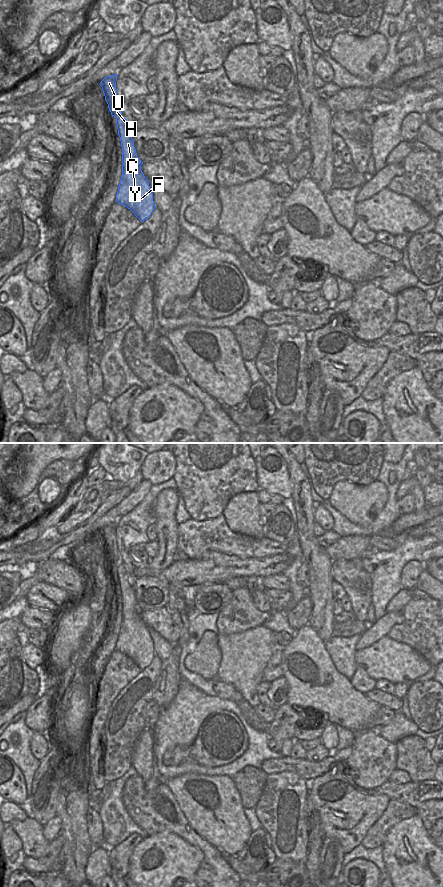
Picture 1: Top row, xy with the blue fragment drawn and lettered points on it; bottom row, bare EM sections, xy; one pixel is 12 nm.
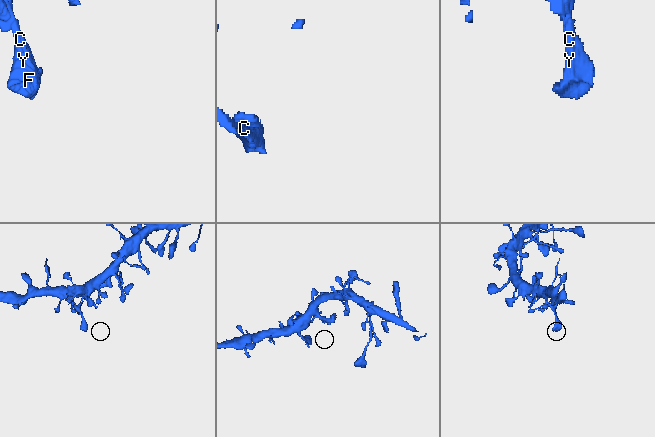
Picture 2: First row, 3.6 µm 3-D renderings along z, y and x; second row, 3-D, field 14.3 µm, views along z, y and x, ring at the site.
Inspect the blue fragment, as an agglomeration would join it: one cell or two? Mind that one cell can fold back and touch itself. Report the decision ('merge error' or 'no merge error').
no merge error

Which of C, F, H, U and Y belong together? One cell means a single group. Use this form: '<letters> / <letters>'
C F H U Y

